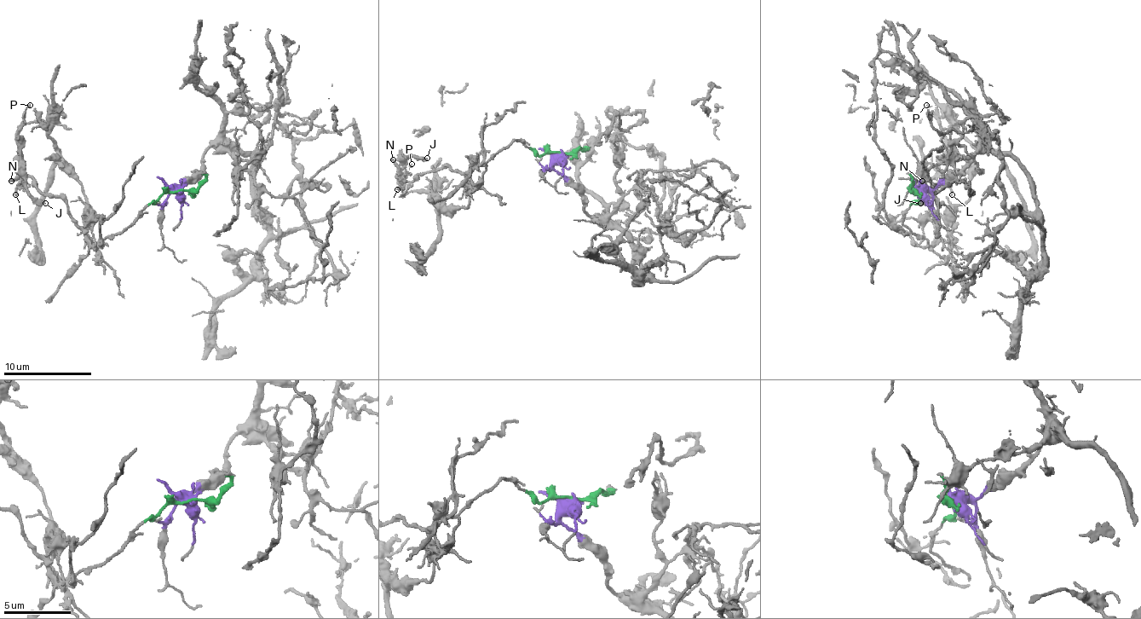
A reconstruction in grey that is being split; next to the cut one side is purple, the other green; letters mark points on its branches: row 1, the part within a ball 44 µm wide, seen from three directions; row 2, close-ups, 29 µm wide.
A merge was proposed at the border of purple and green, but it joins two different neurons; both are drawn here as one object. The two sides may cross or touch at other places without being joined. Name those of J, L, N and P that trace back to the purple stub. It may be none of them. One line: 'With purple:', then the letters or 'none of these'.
With purple: none of these

